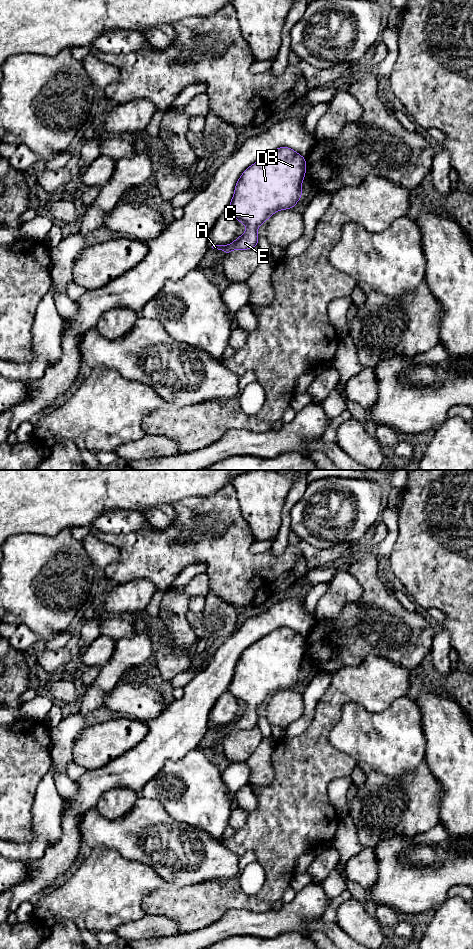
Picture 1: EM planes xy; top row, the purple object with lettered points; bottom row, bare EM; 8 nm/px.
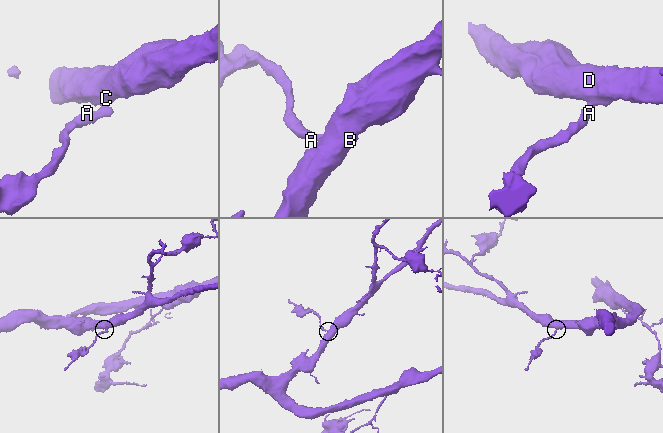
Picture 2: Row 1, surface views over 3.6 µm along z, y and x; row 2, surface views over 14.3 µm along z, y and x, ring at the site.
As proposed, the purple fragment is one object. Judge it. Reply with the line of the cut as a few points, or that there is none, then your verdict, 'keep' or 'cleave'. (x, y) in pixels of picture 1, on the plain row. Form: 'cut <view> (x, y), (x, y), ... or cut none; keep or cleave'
cut none; keep

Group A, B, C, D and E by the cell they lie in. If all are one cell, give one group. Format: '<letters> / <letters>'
A B C D E

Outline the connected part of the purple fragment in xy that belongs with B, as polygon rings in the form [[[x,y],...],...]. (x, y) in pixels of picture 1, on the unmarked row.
[[[280,627],[248,647],[238,659],[228,691],[246,705],[246,712],[229,725],[209,724],[209,729],[225,730],[225,736],[234,729],[257,727],[257,708],[279,690],[291,689],[302,675],[301,664],[305,657],[306,639],[288,627]]]

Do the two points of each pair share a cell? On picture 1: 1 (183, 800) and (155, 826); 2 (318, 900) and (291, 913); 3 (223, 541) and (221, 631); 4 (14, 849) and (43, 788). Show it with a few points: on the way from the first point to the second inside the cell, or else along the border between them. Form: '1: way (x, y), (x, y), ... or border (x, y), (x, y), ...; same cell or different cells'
1: border (149, 799), (156, 799), (175, 820), (188, 825); different cells
2: way (311, 902), (298, 913); same cell
3: border (209, 589), (238, 609); different cells
4: way (33, 846), (43, 834), (43, 807); same cell

